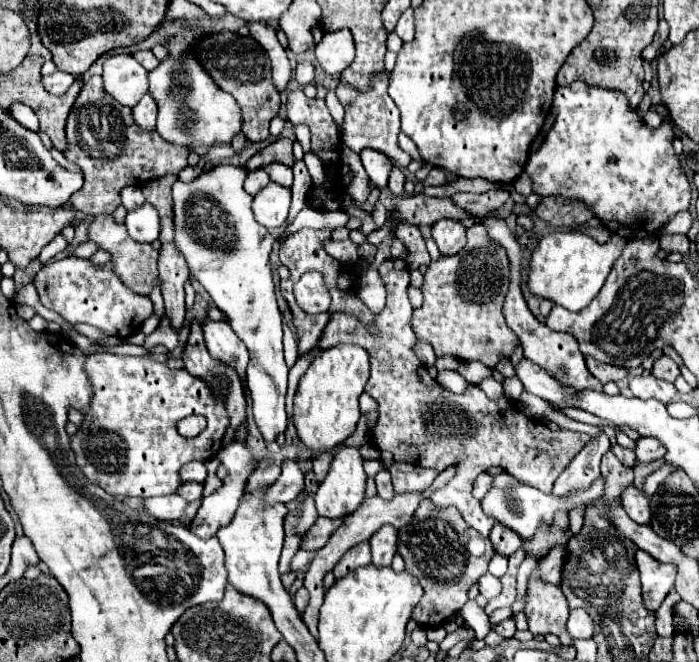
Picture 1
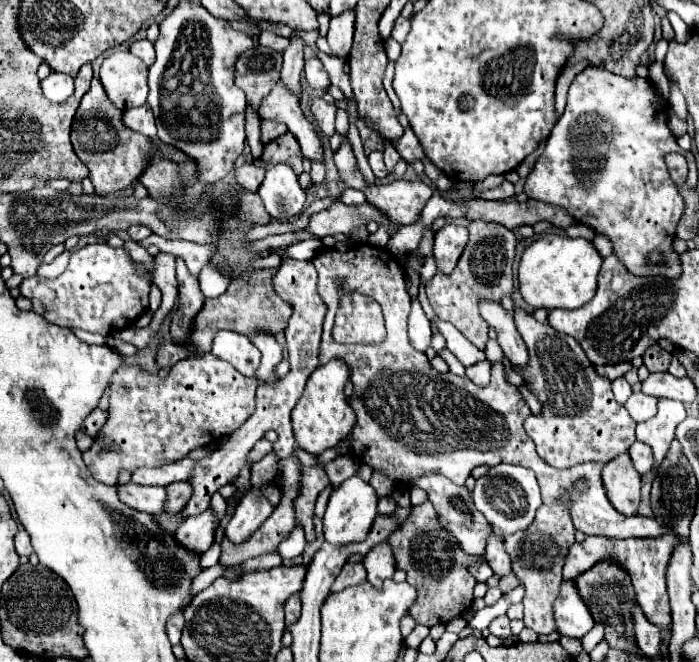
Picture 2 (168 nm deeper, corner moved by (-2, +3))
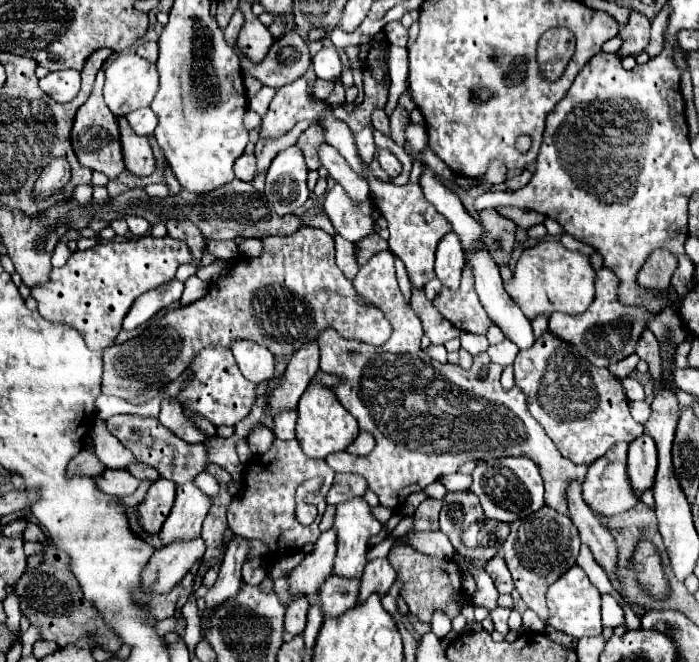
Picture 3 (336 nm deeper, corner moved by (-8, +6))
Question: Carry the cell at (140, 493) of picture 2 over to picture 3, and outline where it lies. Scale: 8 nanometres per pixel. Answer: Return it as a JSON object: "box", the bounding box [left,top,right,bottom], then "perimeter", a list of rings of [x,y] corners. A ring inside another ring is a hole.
{"box":[94,468,140,496],"perimeter":[[[106,468],[104,474],[100,474],[98,478],[94,478],[94,484],[98,486],[98,490],[110,496],[128,496],[138,488],[138,482],[140,480],[134,478],[130,472],[110,470],[110,468]]]}

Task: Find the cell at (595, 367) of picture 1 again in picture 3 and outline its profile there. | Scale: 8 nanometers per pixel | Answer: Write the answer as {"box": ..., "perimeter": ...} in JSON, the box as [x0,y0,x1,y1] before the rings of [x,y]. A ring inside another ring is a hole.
{"box":[608,354,638,378],"perimeter":[[[630,354],[628,358],[624,358],[622,362],[616,362],[616,364],[612,364],[608,370],[614,374],[614,376],[618,376],[618,378],[626,378],[634,368],[636,368],[636,364],[638,364],[638,356],[636,354]]]}

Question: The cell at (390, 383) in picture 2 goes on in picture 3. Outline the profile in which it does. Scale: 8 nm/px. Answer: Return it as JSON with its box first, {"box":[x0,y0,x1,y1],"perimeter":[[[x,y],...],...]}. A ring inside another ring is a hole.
{"box":[318,250,588,514],"perimeter":[[[390,250],[378,252],[370,258],[366,266],[362,266],[354,278],[356,294],[368,302],[370,306],[378,306],[378,310],[384,312],[386,320],[392,326],[390,340],[386,346],[366,346],[362,342],[350,342],[346,338],[340,338],[340,334],[332,328],[324,330],[318,336],[320,346],[320,370],[334,374],[340,378],[340,384],[332,386],[332,392],[336,394],[338,402],[358,420],[360,430],[370,432],[376,438],[376,448],[366,456],[364,460],[358,460],[358,456],[352,454],[334,454],[328,456],[326,462],[332,466],[334,472],[352,472],[366,478],[370,490],[378,496],[380,506],[398,510],[406,496],[412,492],[424,490],[428,484],[436,482],[436,478],[444,474],[454,474],[460,464],[468,460],[490,460],[490,458],[502,458],[502,454],[524,454],[542,472],[546,494],[544,504],[558,510],[560,514],[568,514],[566,506],[566,488],[570,480],[582,482],[586,476],[588,466],[576,466],[562,458],[554,442],[546,436],[544,428],[532,418],[526,406],[526,396],[518,386],[512,390],[504,390],[500,386],[500,372],[502,366],[490,362],[486,352],[480,352],[474,356],[472,368],[464,370],[458,364],[440,364],[420,348],[420,338],[424,336],[422,324],[414,310],[406,304],[398,282],[396,282],[396,270],[394,270],[394,256]],[[488,366],[488,378],[478,378],[478,368]]]}

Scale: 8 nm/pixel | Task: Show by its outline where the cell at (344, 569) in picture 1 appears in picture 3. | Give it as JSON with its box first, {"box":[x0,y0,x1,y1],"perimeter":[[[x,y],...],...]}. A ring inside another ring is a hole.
{"box":[310,576,360,618],"perimeter":[[[330,576],[320,586],[320,590],[310,598],[310,602],[318,602],[324,618],[334,618],[356,606],[358,586],[360,586],[358,578],[346,580],[346,578]]]}

